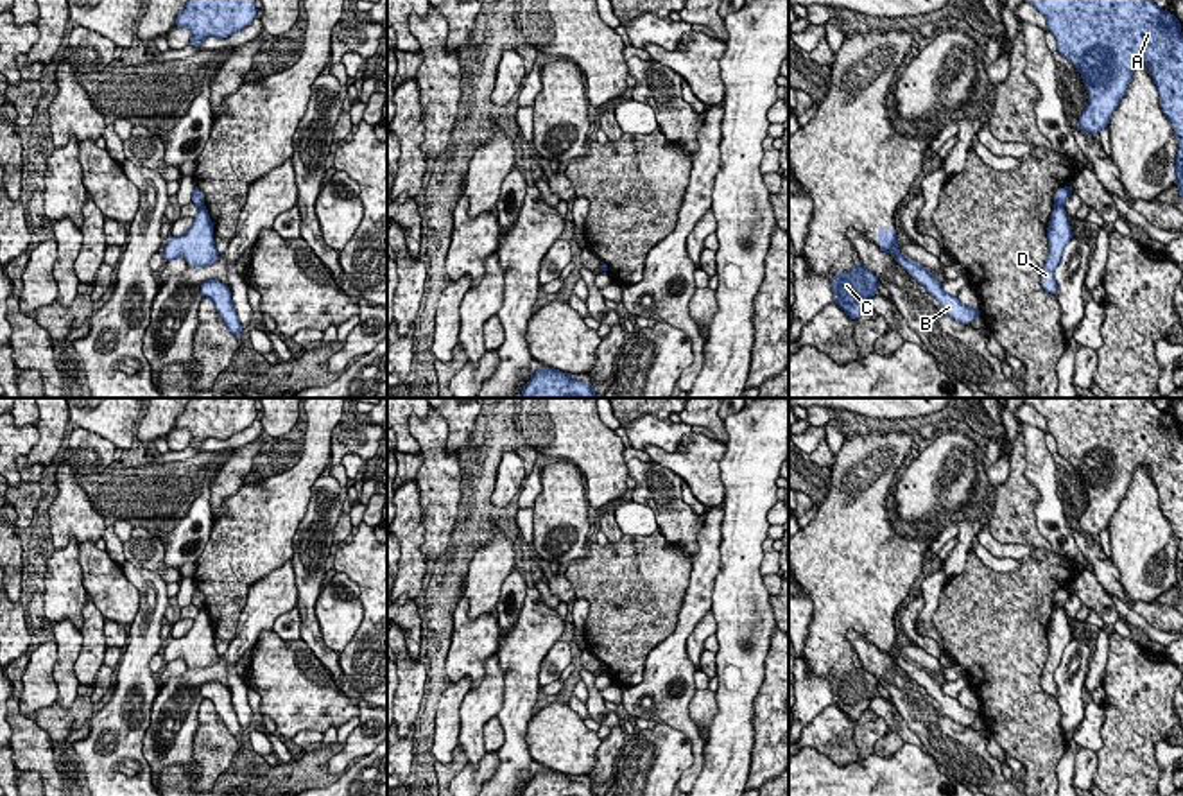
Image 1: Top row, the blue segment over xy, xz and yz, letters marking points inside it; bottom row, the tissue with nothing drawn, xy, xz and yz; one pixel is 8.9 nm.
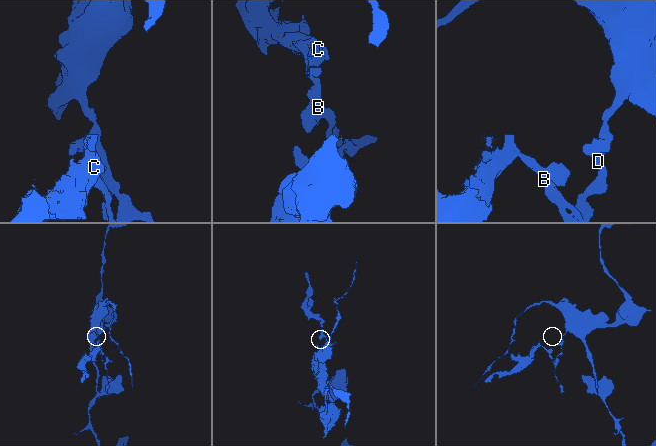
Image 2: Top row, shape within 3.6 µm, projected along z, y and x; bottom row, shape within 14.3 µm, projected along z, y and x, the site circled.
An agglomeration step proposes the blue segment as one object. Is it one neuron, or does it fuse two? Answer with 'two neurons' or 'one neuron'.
two neurons

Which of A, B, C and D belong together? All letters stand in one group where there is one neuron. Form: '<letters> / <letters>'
A / B C D

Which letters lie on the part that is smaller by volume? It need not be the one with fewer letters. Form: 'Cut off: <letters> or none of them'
Cut off: B, C, D

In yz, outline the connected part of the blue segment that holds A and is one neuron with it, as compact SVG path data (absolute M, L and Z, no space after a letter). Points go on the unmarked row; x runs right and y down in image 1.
M1025 398L1047 421L1049 434L1058 443L1058 454L1065 457L1081 475L1088 493L1088 507L1079 518L1081 532L1095 536L1110 527L1110 520L1124 500L1133 473L1147 466L1160 495L1160 509L1170 522L1178 540L1176 584L1183 599L1183 436L1181 425L1167 411L1160 411L1153 398Z

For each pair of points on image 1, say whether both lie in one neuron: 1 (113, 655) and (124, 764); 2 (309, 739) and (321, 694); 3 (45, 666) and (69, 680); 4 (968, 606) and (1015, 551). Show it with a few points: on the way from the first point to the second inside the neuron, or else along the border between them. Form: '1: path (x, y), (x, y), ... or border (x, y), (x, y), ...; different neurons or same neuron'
1: border (124, 651), (115, 669); different neurons
2: border (323, 732), (300, 730), (293, 739); different neurons
3: border (52, 640), (56, 646), (52, 680), (58, 701); different neurons
4: border (990, 529), (1002, 542), (1038, 547), (1045, 558); different neurons

